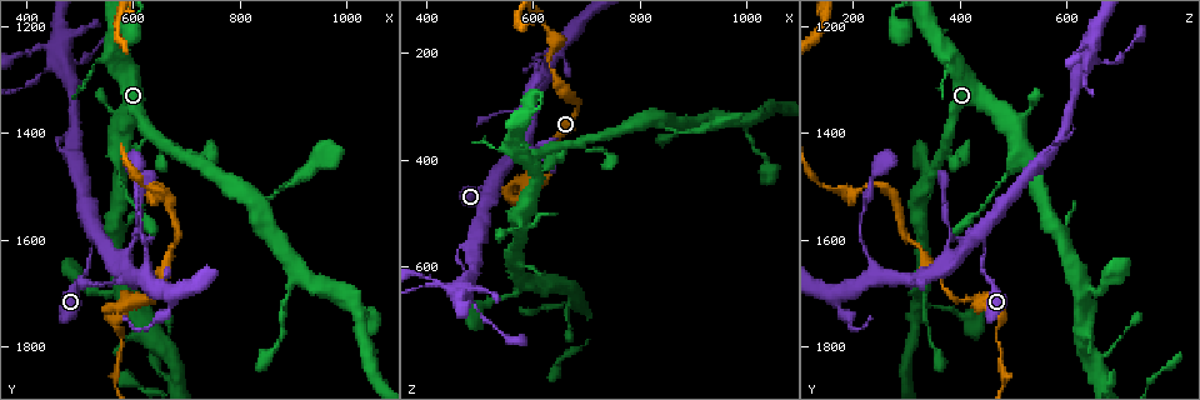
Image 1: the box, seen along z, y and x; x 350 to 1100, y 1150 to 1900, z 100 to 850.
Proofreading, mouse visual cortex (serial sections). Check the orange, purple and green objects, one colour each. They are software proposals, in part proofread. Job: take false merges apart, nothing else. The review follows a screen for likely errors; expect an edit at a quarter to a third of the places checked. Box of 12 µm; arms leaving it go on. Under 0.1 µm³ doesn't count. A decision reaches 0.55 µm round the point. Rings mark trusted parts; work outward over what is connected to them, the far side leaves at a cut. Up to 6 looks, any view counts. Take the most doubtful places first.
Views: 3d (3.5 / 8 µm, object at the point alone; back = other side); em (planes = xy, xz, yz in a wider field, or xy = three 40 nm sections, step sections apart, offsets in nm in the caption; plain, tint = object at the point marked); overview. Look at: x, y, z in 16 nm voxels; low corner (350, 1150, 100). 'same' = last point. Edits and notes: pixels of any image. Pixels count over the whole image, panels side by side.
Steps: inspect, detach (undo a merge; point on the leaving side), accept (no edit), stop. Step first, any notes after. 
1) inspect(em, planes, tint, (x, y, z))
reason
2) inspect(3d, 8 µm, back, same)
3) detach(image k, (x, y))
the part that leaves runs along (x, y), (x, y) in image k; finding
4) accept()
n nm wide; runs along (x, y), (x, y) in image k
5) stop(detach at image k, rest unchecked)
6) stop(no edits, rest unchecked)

inspect(3d, 3.5 µm, (565, 1730, 485))
sharp bend

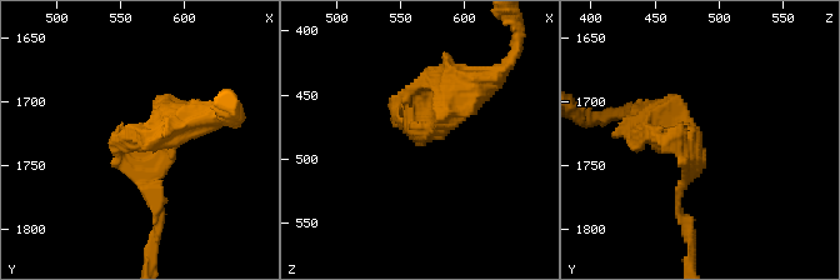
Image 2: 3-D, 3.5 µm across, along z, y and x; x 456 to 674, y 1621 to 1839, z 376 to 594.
inspect(em, xy, step 2, tint, (570, 1730, 482))

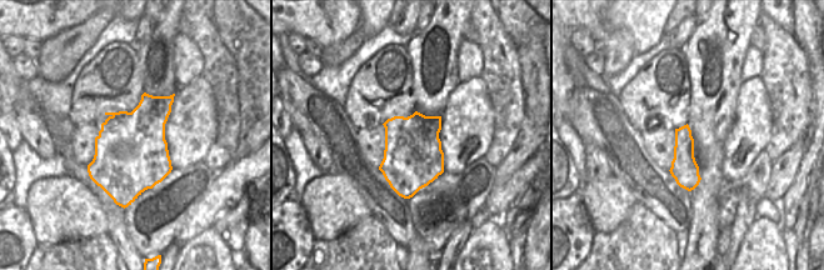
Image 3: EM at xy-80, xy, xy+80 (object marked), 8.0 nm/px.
inspect(em, xy, step 5, tint, same)

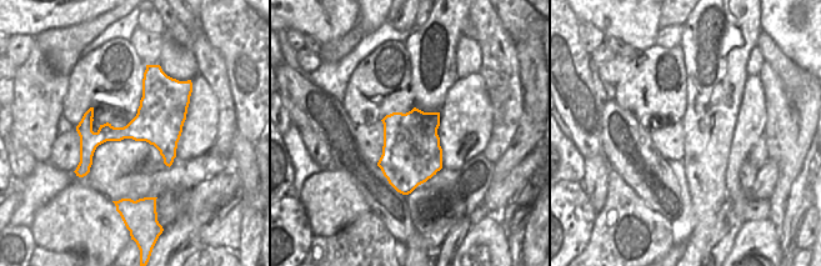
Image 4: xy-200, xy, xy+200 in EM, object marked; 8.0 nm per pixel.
accept()
all the same cell

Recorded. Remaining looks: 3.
inspect(3d, 8 µm, (525, 1595, 445))
side arm on a straight run

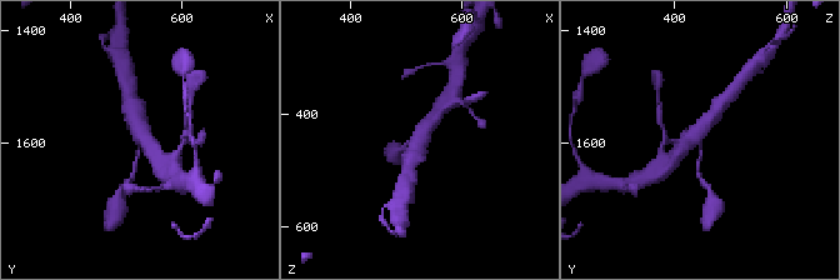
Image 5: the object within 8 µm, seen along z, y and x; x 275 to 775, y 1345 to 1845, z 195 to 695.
inspect(3d, 3.5 µm, (520, 1590, 435))

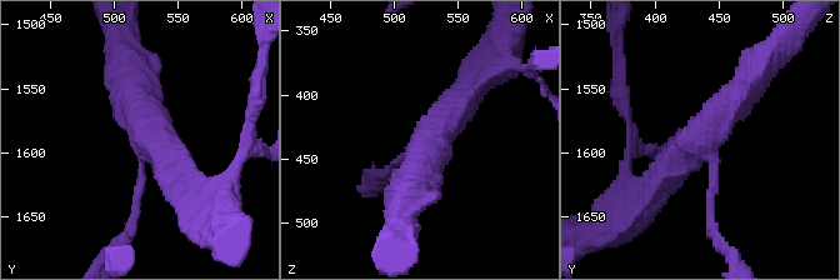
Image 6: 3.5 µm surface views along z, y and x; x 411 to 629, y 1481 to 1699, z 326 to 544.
inspect(em, xy, step 1, tint, (526, 1594, 438))
3 arms; arms of 150, 400, 450 nm; need the tissue

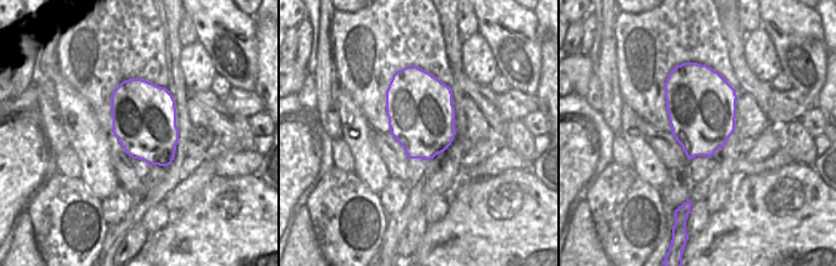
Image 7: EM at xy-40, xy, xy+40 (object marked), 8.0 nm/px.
accept()
runs along (408, 154), (423, 154), (469, 93) in image 6; continuous, no second cell

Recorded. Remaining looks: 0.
stop(no edits, rest unchecked)

